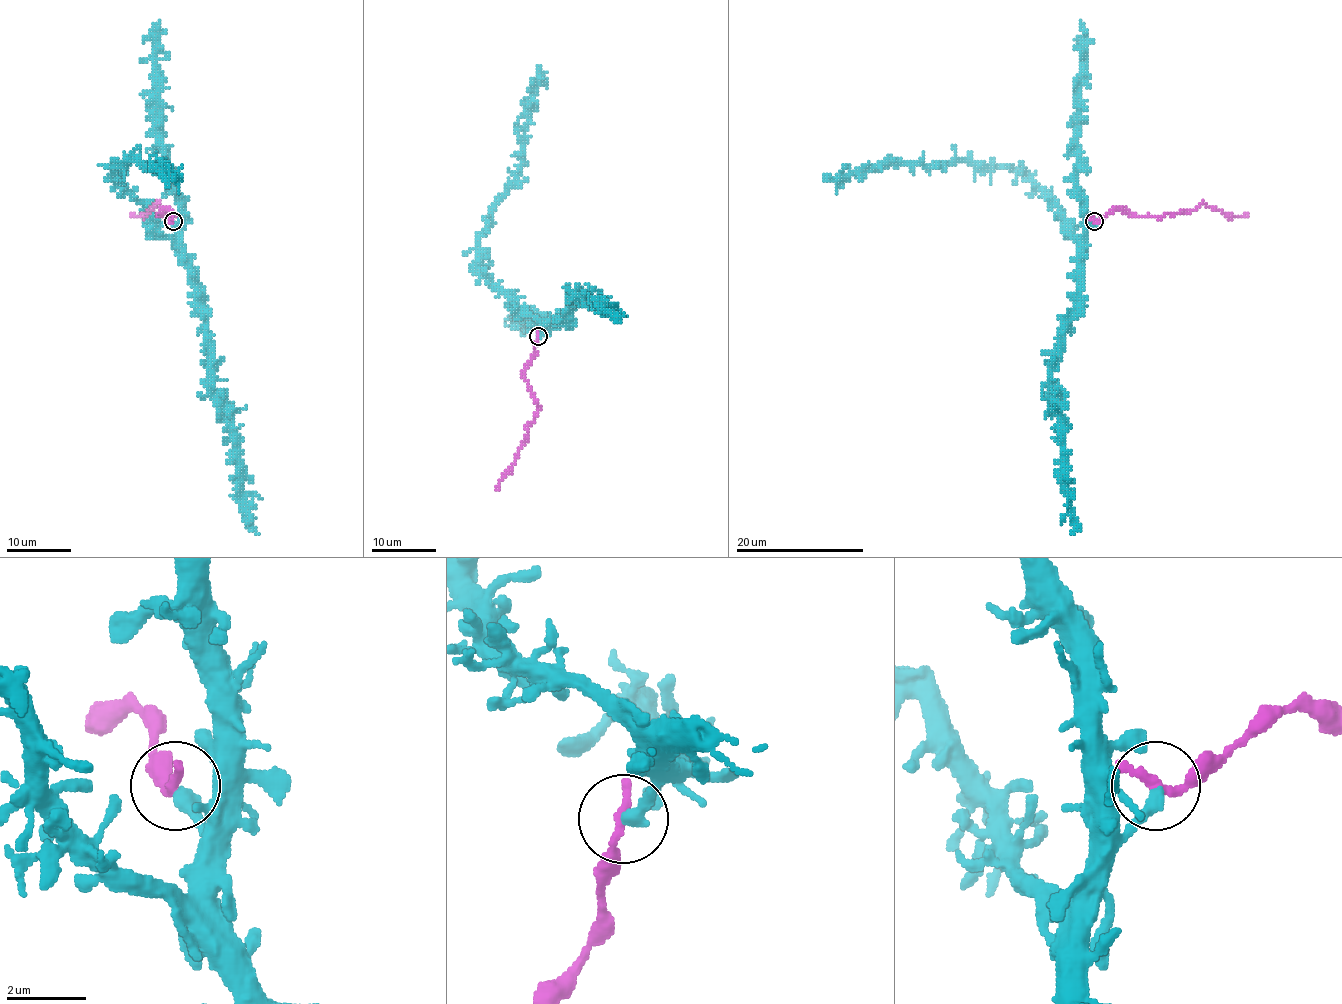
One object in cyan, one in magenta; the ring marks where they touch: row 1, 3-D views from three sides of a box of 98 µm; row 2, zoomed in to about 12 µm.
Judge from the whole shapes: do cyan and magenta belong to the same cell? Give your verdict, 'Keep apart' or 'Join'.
Keep apart

